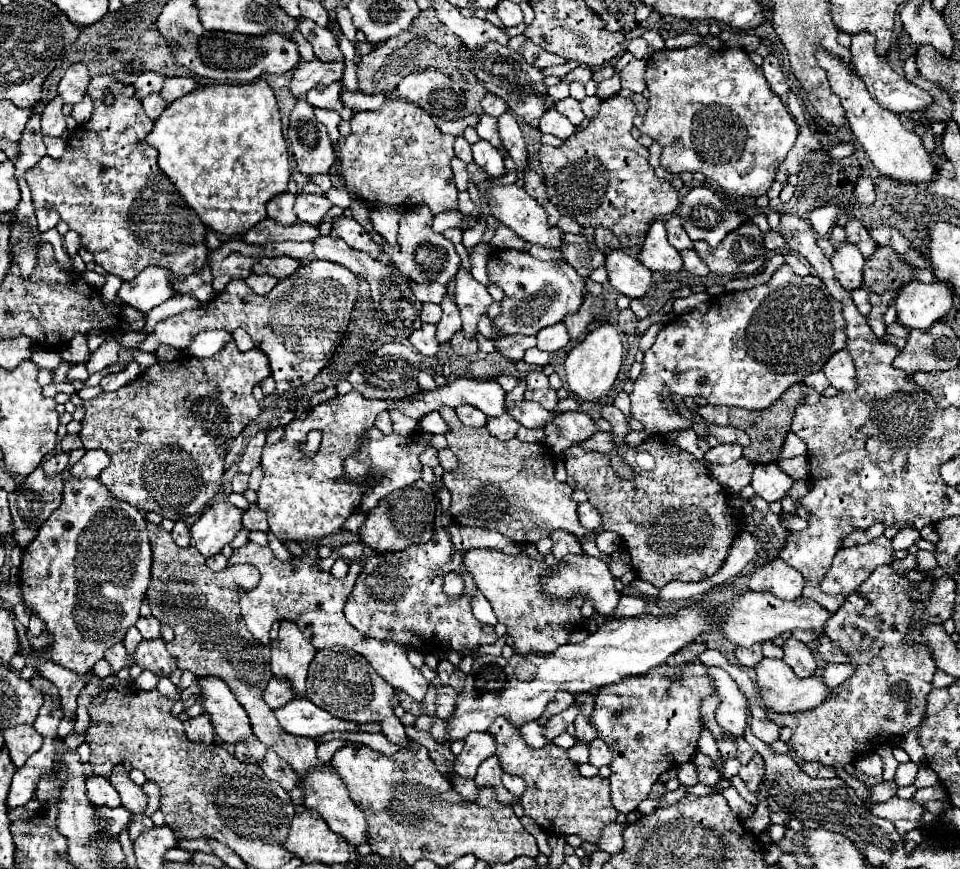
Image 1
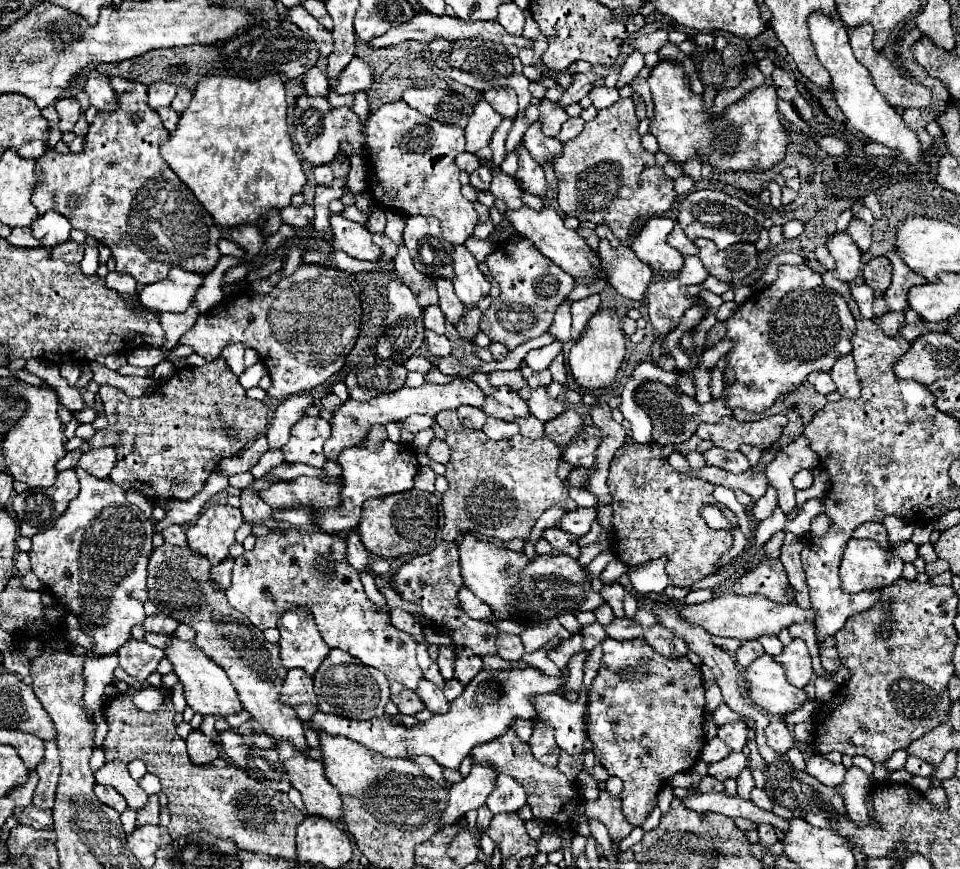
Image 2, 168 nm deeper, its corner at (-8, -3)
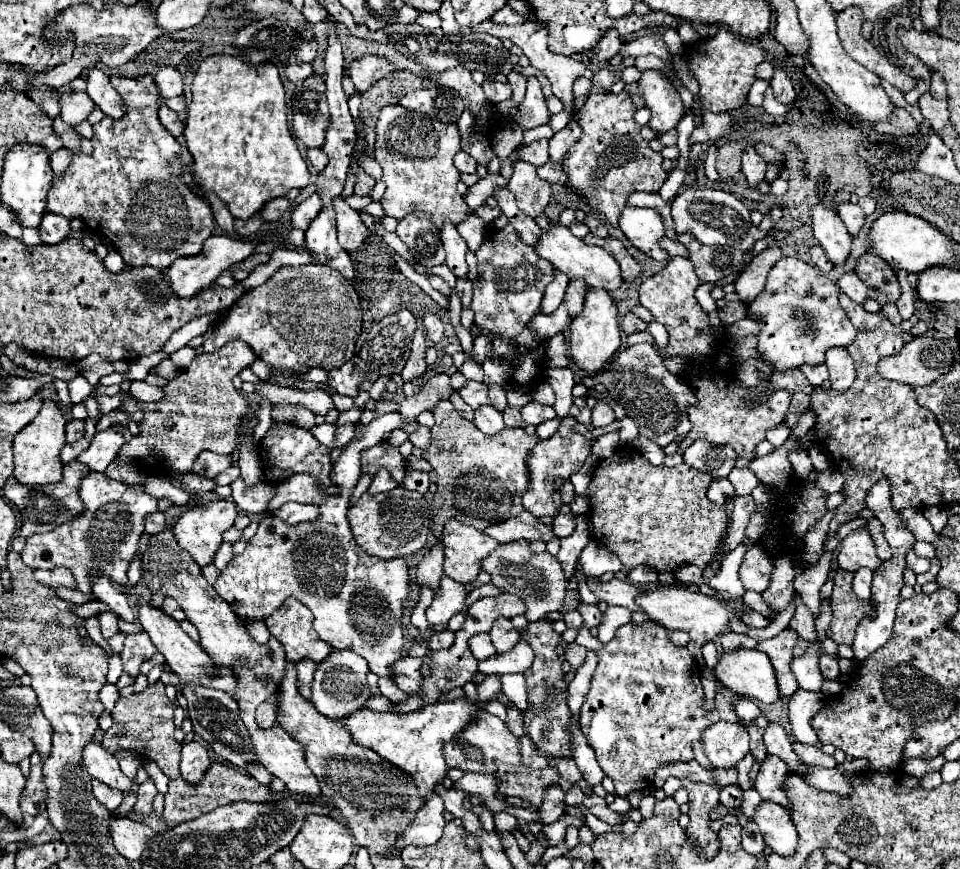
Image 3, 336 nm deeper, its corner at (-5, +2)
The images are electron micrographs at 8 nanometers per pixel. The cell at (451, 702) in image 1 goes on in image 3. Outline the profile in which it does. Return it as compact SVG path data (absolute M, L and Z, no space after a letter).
M403 658L401 662L397 662L397 666L393 666L397 686L411 696L423 694L421 664L423 664L423 658Z

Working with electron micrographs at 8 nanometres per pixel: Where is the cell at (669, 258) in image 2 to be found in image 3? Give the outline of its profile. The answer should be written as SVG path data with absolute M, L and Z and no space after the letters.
M627 206L619 218L619 228L623 230L623 234L631 240L631 244L635 248L639 248L641 252L645 252L647 256L651 256L657 262L667 262L669 254L659 246L659 240L665 236L665 228L663 228L663 218L657 210L653 208L631 208Z

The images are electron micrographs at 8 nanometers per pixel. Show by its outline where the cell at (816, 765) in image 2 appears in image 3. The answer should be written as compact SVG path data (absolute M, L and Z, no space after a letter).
M795 742L795 744L793 744L793 750L795 750L795 754L797 754L805 764L819 766L819 768L833 768L833 766L837 766L835 758L823 754L817 746L809 746L809 744Z

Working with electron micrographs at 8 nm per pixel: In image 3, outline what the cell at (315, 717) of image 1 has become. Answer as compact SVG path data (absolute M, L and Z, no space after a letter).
M487 674L485 680L477 684L477 700L463 696L449 702L435 702L409 714L375 712L375 710L361 708L357 710L357 714L351 714L339 722L349 730L353 742L375 750L381 758L385 758L387 762L393 762L397 768L411 774L421 790L421 796L427 798L433 792L433 786L447 776L445 744L455 742L457 736L471 722L475 722L475 714L483 712L483 704L497 700L499 696L501 696L501 676Z

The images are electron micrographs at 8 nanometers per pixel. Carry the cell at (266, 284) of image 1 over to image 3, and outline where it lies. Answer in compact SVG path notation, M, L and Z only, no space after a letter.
M317 194L309 196L305 202L301 202L299 206L293 208L293 214L291 214L291 228L299 228L299 230L307 230L311 220L319 214L321 210L321 198Z

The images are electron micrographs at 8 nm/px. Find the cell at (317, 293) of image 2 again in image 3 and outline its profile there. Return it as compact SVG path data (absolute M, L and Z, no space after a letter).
M307 264L307 266L285 266L285 268L281 268L281 270L277 270L263 286L257 286L257 288L253 288L253 290L247 290L229 310L227 310L227 314L223 314L205 334L203 334L203 350L205 352L215 352L215 350L219 350L223 344L227 344L227 342L231 342L231 340L235 340L235 338L241 338L241 340L245 340L249 346L251 346L251 350L257 354L257 358L261 358L261 360L265 360L271 368L273 368L273 374L271 374L271 378L267 380L269 384L277 384L281 378L285 378L287 374L285 372L295 372L295 374L305 374L307 370L311 370L311 368L315 368L315 366L319 366L319 368L323 368L323 370L335 370L335 368L341 368L351 356L353 356L353 350L355 350L355 340L357 340L357 336L359 336L359 332L361 332L361 306L359 306L359 296L357 296L357 292L355 292L355 288L353 288L353 284L345 278L345 276L341 276L335 268L329 268L329 266L321 266L321 264Z

